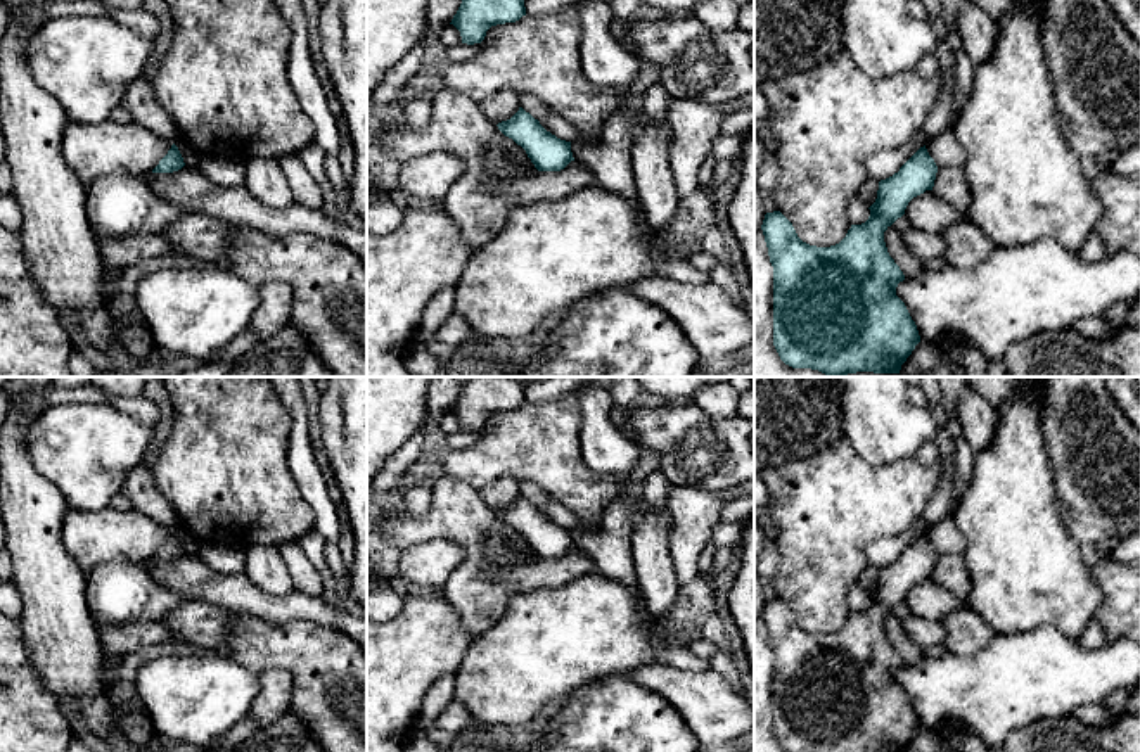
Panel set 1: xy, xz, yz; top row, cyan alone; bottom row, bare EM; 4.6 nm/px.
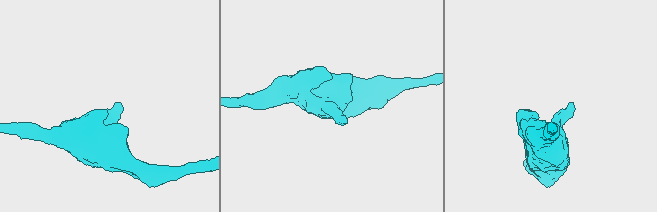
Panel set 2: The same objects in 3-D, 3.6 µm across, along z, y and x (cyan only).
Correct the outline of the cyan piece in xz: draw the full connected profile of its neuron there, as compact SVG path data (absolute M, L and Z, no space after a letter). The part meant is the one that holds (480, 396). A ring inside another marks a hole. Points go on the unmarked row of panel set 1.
M467 377L452 410L462 430L481 430L491 413L526 403L524 386L516 377Z

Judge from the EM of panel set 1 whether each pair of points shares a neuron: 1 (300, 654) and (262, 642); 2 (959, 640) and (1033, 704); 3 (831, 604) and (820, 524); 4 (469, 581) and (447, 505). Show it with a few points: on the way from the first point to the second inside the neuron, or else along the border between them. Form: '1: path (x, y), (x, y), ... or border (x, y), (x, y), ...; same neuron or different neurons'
1: path (291, 647), (270, 647); same neuron
2: border (997, 633), (971, 656), (947, 652); different neurons
3: path (820, 585), (820, 543); same neuron
4: path (473, 562), (473, 533), (466, 524); same neuron

